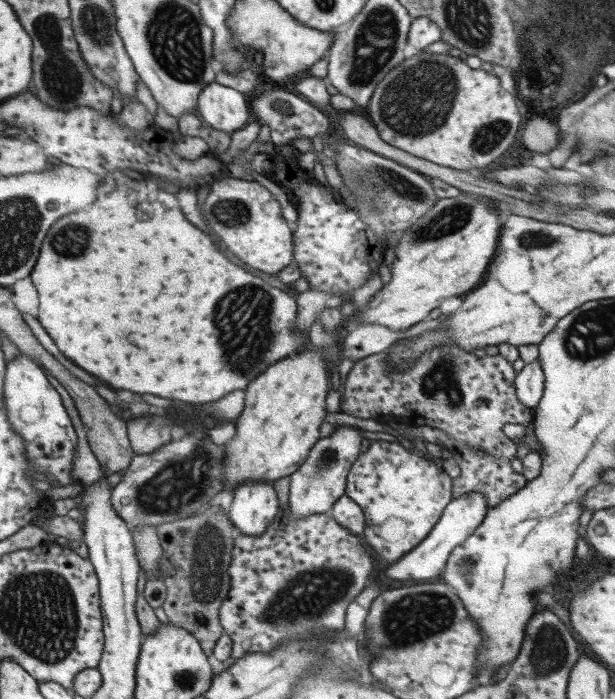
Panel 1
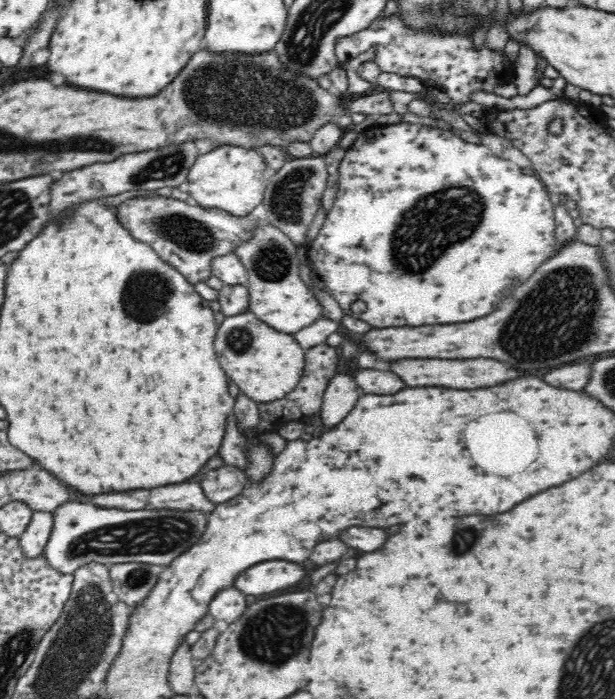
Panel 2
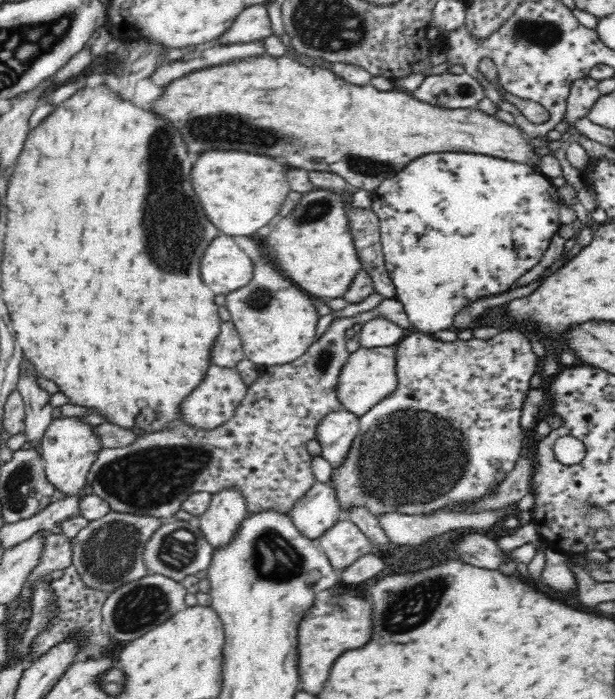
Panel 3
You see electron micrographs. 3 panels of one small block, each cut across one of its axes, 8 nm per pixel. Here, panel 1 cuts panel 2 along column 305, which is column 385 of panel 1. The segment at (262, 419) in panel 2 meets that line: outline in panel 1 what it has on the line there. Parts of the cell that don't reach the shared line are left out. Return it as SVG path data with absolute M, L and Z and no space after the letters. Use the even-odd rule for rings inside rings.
M445 340L443 344L439 344L439 346L435 346L435 348L431 348L431 350L427 350L427 352L423 352L423 354L419 354L419 358L405 370L405 372L393 372L387 364L387 349L383 350L381 353L371 354L371 356L365 356L365 358L361 358L361 360L357 360L351 365L351 370L348 374L345 374L344 377L344 390L343 390L343 401L340 402L340 413L356 416L359 418L375 418L377 419L380 416L385 416L387 414L391 416L397 416L401 422L406 423L409 427L413 426L429 426L429 428L437 428L437 430L441 430L443 434L447 434L447 436L451 439L451 443L447 444L445 449L452 451L455 453L454 459L457 463L457 468L459 468L459 475L453 479L451 479L452 487L451 487L451 499L459 498L461 494L469 494L469 492L479 492L481 496L483 496L483 500L487 502L487 507L492 508L494 505L499 503L499 501L513 495L517 489L521 488L525 484L525 477L521 473L517 473L511 469L511 465L509 461L513 459L514 454L517 450L517 444L514 443L510 438L507 438L503 435L501 428L503 424L521 424L527 428L532 424L533 416L531 410L524 408L521 404L519 404L517 398L515 397L514 392L514 377L516 376L516 372L513 370L512 363L507 362L503 356L496 354L492 356L487 356L486 358L478 358L473 354L473 352L465 352L465 350L461 350L461 348L457 348L455 344L451 344L449 340Z

